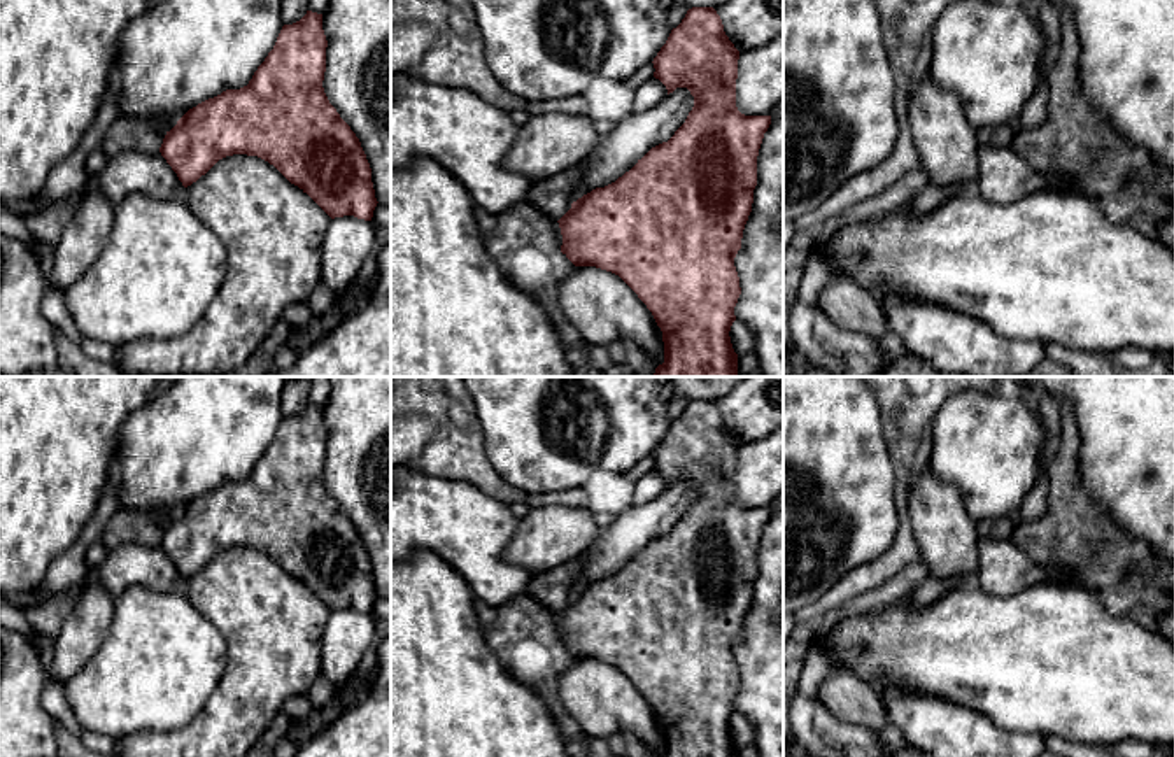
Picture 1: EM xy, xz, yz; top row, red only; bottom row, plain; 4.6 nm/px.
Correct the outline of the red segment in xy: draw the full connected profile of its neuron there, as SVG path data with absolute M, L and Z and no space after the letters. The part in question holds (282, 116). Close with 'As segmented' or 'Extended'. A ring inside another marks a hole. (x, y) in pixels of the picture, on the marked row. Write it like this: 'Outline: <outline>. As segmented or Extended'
Outline: M307 11L300 21L282 26L273 49L247 86L226 89L189 109L166 131L159 147L182 186L196 182L226 156L258 156L307 193L331 219L354 216L371 221L378 202L370 163L359 138L322 88L326 47L322 14Z. As segmented

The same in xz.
Outline: M689 9L652 61L668 95L687 88L694 96L685 123L615 182L573 202L557 221L561 252L575 266L619 275L652 312L664 342L664 363L652 377L738 375L729 336L741 294L734 258L752 212L759 149L771 124L771 116L738 110L738 60L717 11Z. As segmented

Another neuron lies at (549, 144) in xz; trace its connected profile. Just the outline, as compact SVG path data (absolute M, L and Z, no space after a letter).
M589 114L531 116L519 128L503 166L540 182L587 159L599 138Z

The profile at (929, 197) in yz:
M927 182L902 209L908 212L927 214L936 207L962 193L967 187L953 186L953 187L939 187Z

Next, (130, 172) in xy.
M124 151L109 158L107 166L98 175L88 175L81 193L61 202L75 205L86 191L93 189L100 191L116 209L130 195L168 200L180 196L184 186L159 151Z

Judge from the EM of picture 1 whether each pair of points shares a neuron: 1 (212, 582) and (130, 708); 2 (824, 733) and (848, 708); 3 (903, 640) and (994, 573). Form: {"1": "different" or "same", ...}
{"1": "different", "2": "different", "3": "different"}

